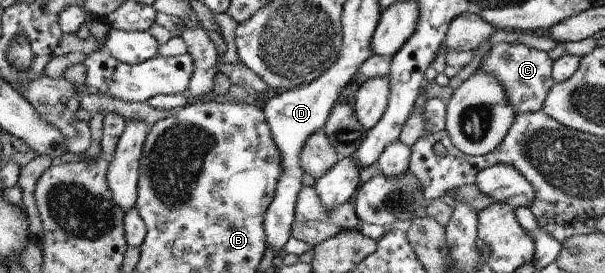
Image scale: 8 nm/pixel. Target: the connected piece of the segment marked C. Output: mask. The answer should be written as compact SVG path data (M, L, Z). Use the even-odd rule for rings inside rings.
M501 42L492 44L488 53L485 53L482 62L480 63L477 71L483 71L483 73L489 73L493 75L503 87L505 87L505 95L507 95L507 101L509 105L513 105L515 109L515 115L521 115L521 113L533 113L542 109L545 98L549 95L549 90L553 87L554 79L552 76L552 63L546 51L541 51L525 44Z

